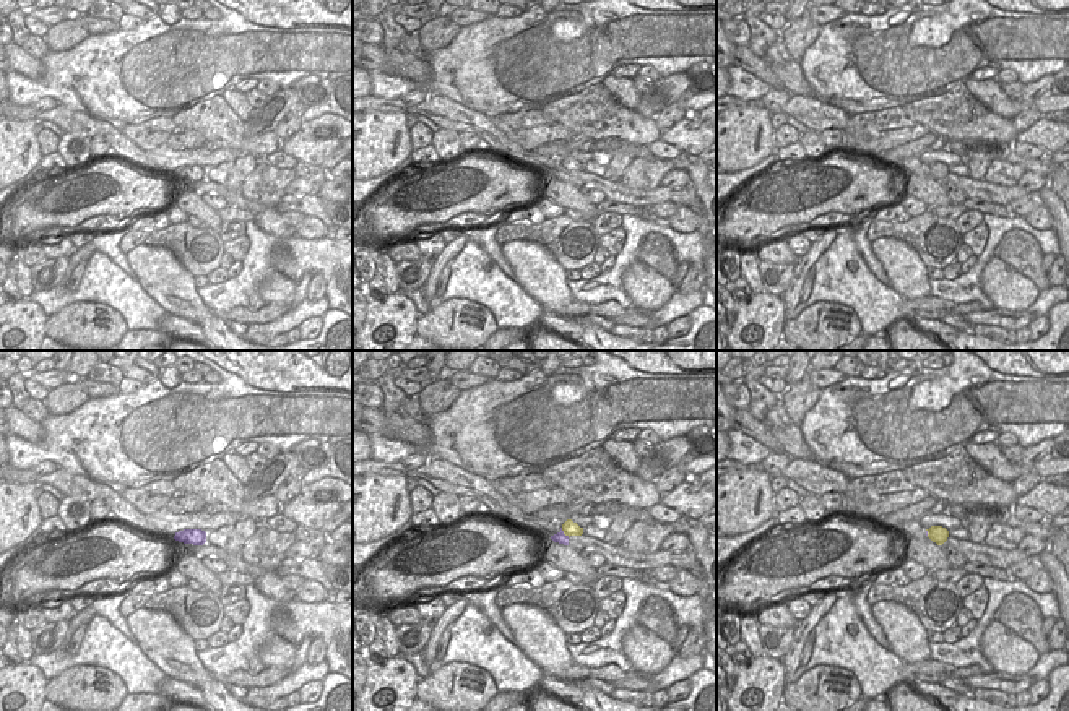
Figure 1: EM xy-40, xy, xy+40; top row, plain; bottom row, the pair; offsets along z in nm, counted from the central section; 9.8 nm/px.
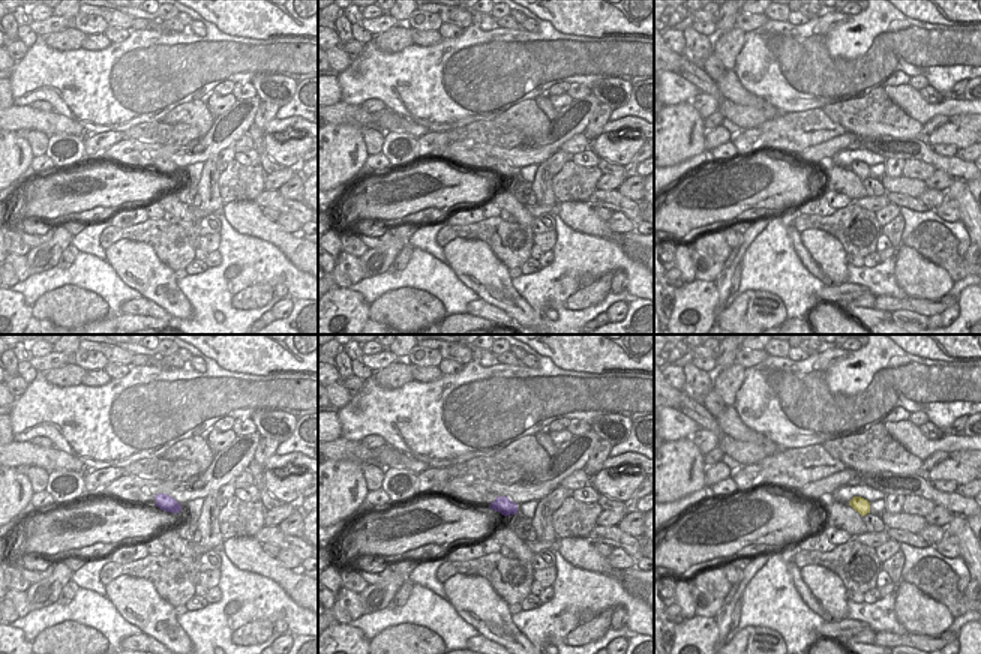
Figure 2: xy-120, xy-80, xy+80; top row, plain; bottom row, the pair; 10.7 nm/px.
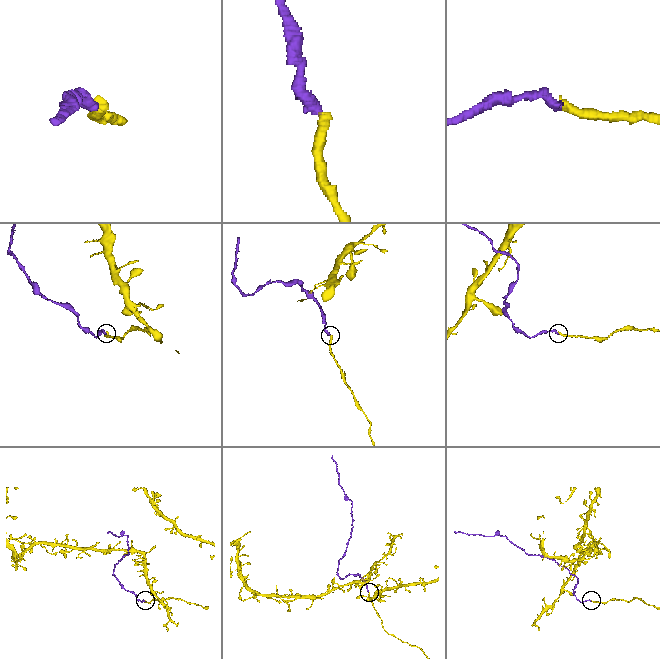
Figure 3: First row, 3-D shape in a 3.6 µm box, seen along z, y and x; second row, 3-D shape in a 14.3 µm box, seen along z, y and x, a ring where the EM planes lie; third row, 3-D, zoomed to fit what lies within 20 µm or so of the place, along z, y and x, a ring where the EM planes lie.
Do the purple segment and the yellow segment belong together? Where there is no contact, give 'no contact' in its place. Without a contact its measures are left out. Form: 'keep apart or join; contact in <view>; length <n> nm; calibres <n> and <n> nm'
join; contact in xy; length 130 nm; calibres 120 and 140 nm

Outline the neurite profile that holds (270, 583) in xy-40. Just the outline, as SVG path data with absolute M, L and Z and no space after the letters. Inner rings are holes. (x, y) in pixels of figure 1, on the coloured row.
M265 571L255 578L255 588L266 597L278 602L299 601L296 591L284 584L276 571Z

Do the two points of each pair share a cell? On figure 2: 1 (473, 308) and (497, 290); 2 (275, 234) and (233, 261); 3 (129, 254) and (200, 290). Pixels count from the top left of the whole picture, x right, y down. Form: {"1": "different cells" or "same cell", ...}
{"1": "different cells", "2": "different cells", "3": "different cells"}

